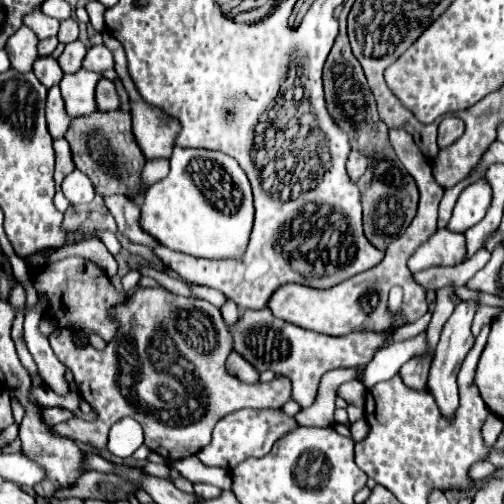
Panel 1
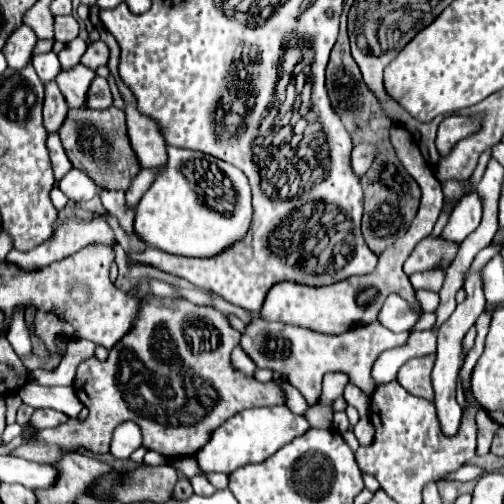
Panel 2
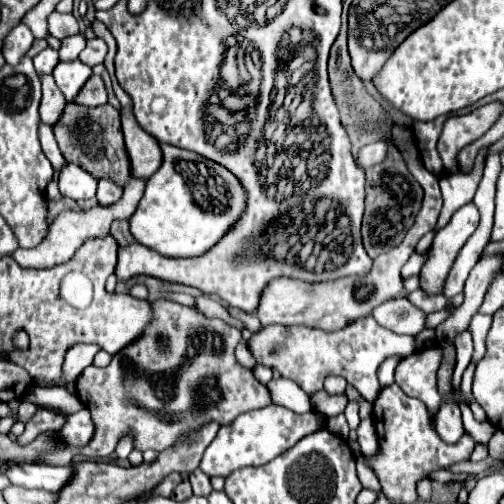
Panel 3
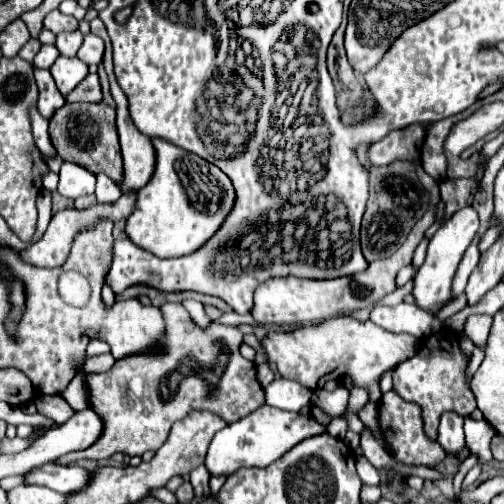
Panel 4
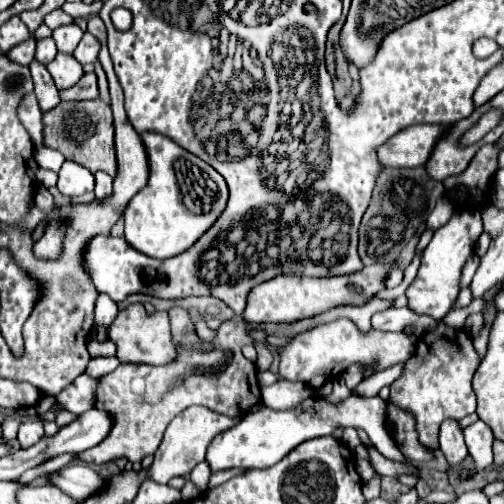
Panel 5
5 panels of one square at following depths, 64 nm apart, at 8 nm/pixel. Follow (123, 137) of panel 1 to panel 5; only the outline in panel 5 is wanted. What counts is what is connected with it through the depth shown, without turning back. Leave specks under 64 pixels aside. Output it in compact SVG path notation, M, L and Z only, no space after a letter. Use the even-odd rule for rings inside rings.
M100 98L60 102L56 108L44 112L44 146L60 150L66 160L72 160L90 172L102 170L116 176L116 152L114 152L114 126L112 110Z

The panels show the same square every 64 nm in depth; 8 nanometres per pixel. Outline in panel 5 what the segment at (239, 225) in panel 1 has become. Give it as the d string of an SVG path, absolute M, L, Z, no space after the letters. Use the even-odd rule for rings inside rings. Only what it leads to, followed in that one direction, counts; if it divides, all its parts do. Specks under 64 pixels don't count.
M142 132L148 154L148 184L128 202L124 210L124 238L138 252L152 258L170 258L190 248L220 216L228 202L224 178L204 160L180 148L158 132Z

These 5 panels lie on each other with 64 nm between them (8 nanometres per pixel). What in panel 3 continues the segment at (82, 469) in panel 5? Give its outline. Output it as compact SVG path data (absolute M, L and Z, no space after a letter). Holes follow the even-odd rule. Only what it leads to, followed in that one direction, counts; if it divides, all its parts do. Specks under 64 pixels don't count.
M20 464L8 468L4 474L12 484L24 488L44 488L50 492L60 492L68 480L72 480L72 466L52 466L52 464Z

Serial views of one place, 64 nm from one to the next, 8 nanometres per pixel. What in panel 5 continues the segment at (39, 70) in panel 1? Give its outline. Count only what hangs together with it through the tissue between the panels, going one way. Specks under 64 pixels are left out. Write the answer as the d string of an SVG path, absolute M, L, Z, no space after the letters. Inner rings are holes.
M42 38L36 40L36 60L42 64L48 64L48 60L52 60L56 56L56 44L52 38Z

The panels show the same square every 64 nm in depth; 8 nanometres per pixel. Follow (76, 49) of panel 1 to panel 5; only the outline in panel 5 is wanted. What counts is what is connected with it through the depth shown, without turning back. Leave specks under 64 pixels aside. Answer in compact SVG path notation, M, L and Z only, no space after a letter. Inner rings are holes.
M66 24L66 26L60 26L52 32L52 38L56 40L56 46L60 52L66 52L66 54L72 54L76 44L82 40L82 30L76 26L76 24Z

